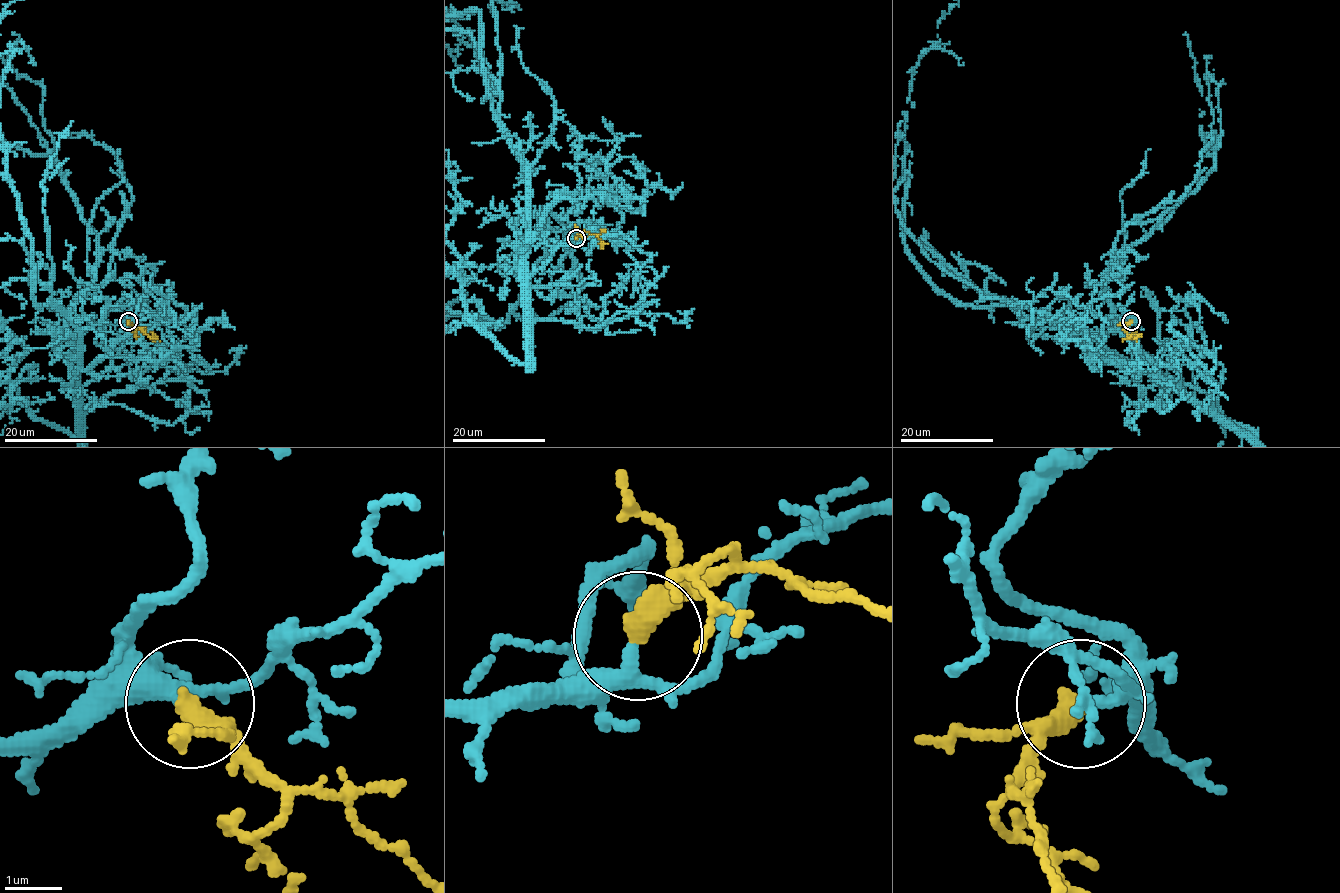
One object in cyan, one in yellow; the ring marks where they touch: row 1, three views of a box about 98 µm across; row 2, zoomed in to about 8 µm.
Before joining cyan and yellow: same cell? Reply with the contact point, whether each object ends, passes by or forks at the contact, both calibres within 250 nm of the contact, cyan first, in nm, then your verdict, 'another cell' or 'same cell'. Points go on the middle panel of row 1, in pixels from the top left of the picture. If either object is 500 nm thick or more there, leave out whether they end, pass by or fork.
at (576, 238); cyan passes by; yellow ends there; 240 nm thick on the cyan side, 440 nm on the other; same cell

